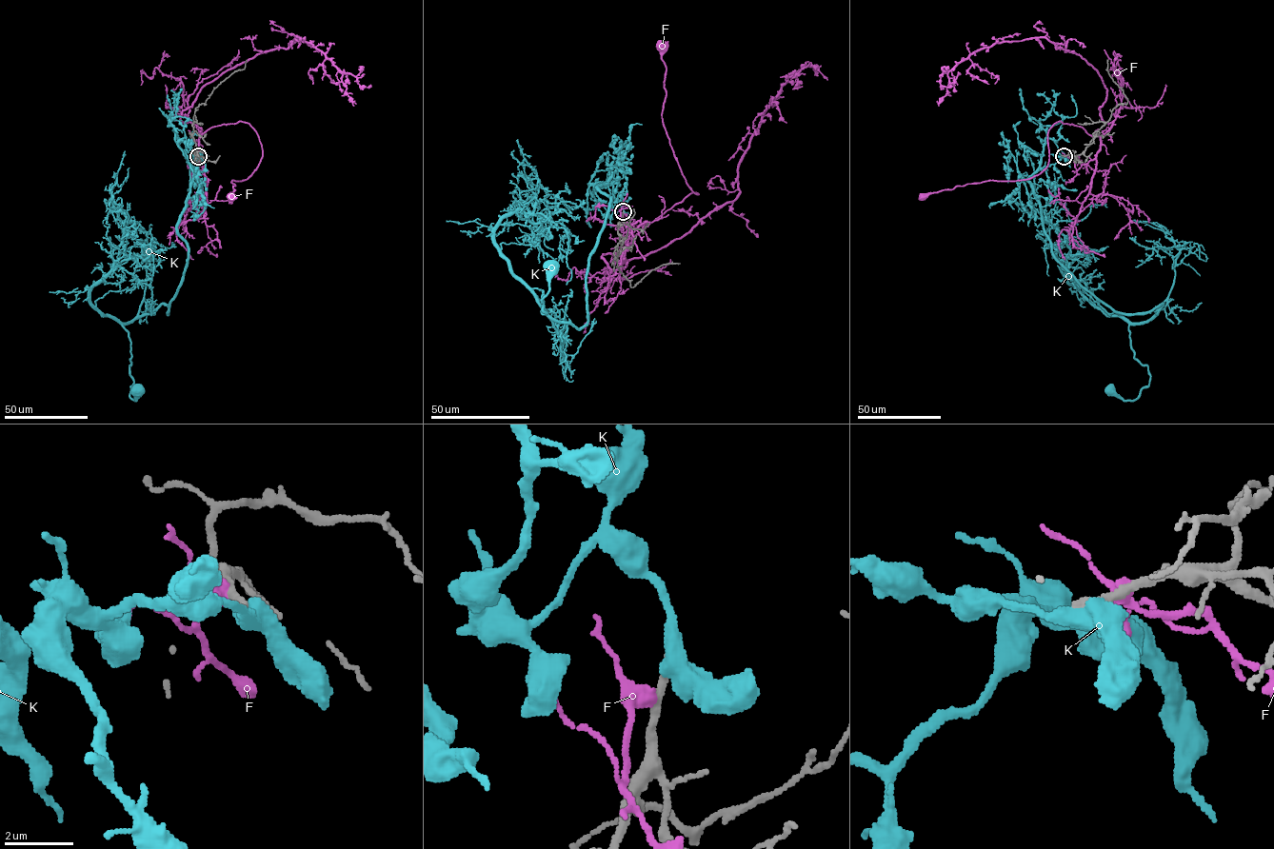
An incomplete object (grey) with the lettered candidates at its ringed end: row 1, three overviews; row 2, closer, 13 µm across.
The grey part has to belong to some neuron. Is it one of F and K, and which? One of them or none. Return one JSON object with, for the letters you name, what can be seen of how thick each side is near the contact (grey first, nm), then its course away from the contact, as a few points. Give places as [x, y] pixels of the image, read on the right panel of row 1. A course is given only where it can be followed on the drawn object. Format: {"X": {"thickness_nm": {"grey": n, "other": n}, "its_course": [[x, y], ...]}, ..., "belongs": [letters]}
{"belongs": []}

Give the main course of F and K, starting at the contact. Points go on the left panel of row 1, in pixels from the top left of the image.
F: (198, 156), (204, 170), (199, 138), (210, 128), (254, 129), (262, 157), (231, 182), (231, 197)
K: (199, 156), (177, 227), (183, 280), (168, 314), (161, 304), (122, 325), (133, 400), (139, 388)

